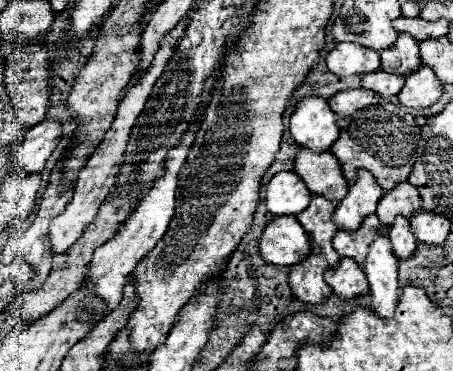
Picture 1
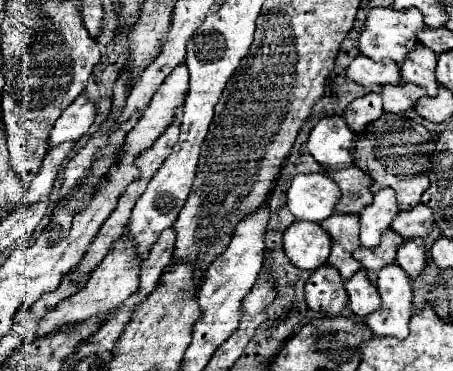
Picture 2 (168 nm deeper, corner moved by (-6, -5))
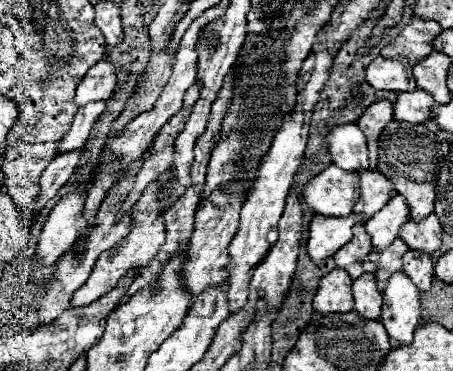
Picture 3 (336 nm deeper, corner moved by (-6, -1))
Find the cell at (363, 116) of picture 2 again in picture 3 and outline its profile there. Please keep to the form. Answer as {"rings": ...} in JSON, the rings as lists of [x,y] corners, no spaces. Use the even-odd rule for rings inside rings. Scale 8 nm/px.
{"rings":[[[378,99],[376,103],[372,103],[370,107],[364,109],[362,117],[358,119],[358,127],[362,129],[362,133],[368,139],[368,149],[370,149],[370,169],[376,169],[378,163],[378,137],[382,133],[382,129],[386,127],[388,121],[392,121],[392,103],[386,99]]]}

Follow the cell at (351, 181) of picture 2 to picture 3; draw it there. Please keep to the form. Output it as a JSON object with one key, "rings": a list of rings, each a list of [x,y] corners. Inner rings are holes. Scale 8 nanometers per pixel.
{"rings":[[[370,169],[360,171],[358,177],[360,177],[360,199],[354,205],[354,211],[370,219],[390,199],[392,183],[382,173],[370,171]]]}

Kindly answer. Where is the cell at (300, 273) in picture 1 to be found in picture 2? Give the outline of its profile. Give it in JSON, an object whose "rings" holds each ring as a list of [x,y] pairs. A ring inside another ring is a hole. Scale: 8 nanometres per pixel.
{"rings":[[[322,265],[312,271],[306,283],[306,303],[312,311],[338,315],[348,305],[344,279],[332,265]]]}

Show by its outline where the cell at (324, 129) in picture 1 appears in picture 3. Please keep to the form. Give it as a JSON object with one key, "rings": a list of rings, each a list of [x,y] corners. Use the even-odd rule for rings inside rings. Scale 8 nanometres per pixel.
{"rings":[[[356,123],[332,127],[326,135],[326,149],[332,163],[344,171],[362,171],[370,165],[366,137]]]}

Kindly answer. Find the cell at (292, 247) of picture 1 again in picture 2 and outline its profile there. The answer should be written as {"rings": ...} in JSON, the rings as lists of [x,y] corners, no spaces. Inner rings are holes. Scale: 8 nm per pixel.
{"rings":[[[296,221],[284,233],[284,251],[300,269],[314,271],[322,267],[328,259],[330,247],[332,237],[312,221]]]}

